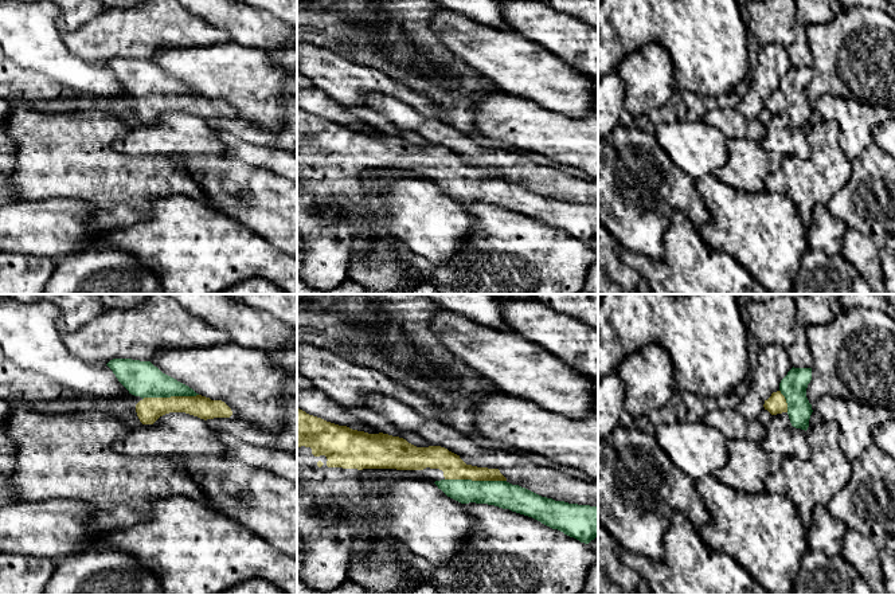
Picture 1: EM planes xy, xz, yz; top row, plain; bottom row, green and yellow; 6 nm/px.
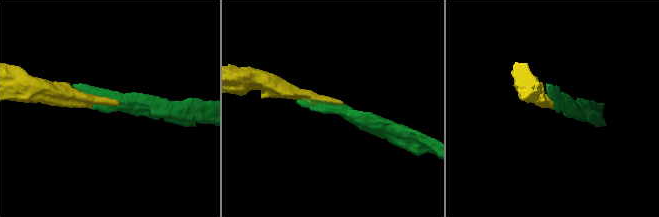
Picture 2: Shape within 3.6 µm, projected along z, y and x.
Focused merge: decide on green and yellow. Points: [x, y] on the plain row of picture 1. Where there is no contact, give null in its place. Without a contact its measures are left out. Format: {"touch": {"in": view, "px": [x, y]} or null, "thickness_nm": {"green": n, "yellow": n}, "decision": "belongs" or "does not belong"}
{"touch": {"in": "xz", "px": [476, 180]}, "thickness_nm": {"green": 160, "yellow": 140}, "decision": "belongs"}

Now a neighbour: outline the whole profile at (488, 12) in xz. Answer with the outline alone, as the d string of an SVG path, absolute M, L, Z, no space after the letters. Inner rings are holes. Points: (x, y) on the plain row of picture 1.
M433 0L443 9L464 15L477 23L488 24L505 31L516 31L501 12L499 0Z

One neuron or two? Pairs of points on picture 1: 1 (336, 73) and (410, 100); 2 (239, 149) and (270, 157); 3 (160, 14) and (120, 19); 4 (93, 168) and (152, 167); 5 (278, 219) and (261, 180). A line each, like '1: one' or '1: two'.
1: one
2: one
3: one
4: one
5: one

